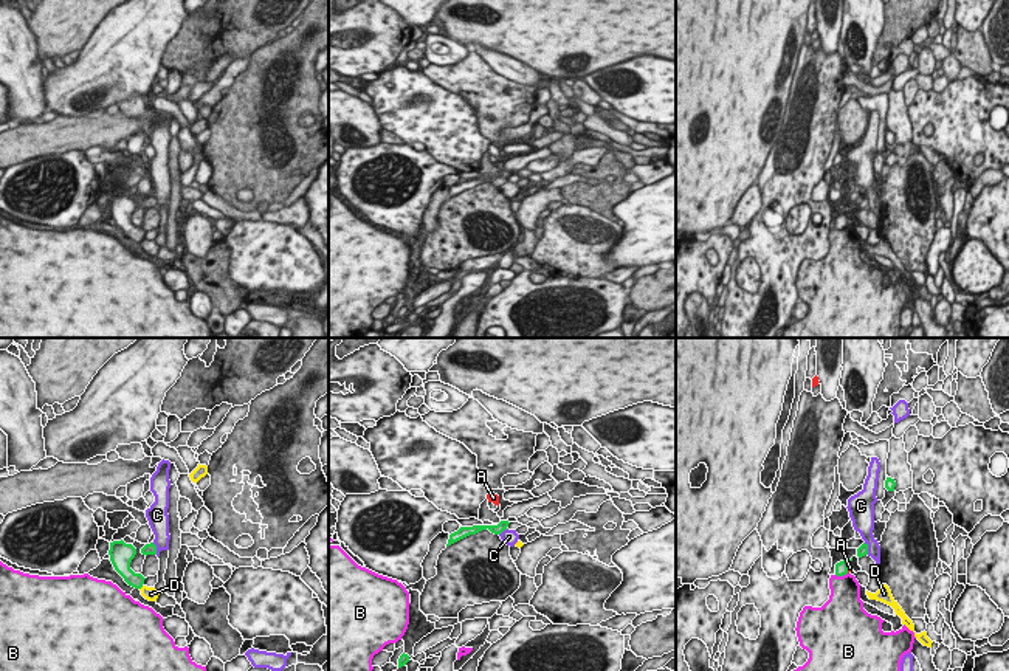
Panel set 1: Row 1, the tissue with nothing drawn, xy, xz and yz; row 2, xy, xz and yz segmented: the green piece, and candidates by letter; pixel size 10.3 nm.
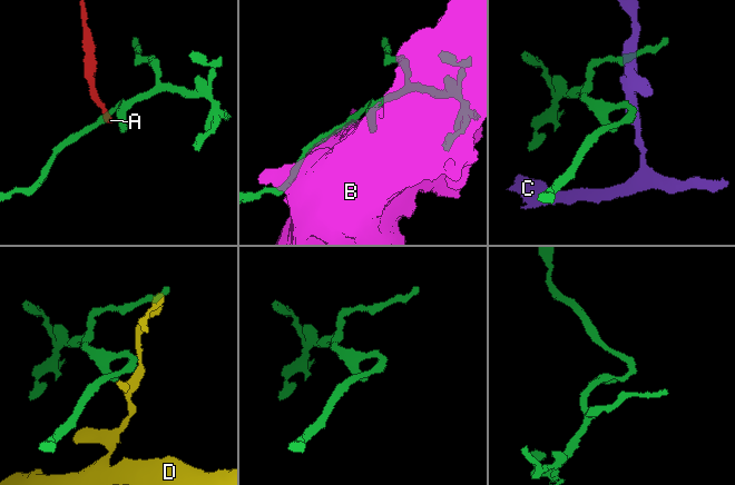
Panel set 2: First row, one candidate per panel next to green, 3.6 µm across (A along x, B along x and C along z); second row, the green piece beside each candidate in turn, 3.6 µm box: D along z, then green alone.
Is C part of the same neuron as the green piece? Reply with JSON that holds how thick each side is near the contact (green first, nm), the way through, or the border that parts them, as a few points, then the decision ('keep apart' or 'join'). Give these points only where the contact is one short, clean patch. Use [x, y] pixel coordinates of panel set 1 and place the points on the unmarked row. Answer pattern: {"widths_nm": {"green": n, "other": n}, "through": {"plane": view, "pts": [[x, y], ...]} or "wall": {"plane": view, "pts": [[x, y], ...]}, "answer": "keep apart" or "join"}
{"widths_nm": {"green": 130, "other": 190}, "wall": {"plane": "xy", "pts": [[152, 196], [157, 206]]}, "answer": "keep apart"}

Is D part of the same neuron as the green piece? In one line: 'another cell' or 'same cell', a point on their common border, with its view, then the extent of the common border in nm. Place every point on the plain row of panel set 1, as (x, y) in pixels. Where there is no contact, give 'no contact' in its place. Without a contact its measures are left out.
another cell; no contact

